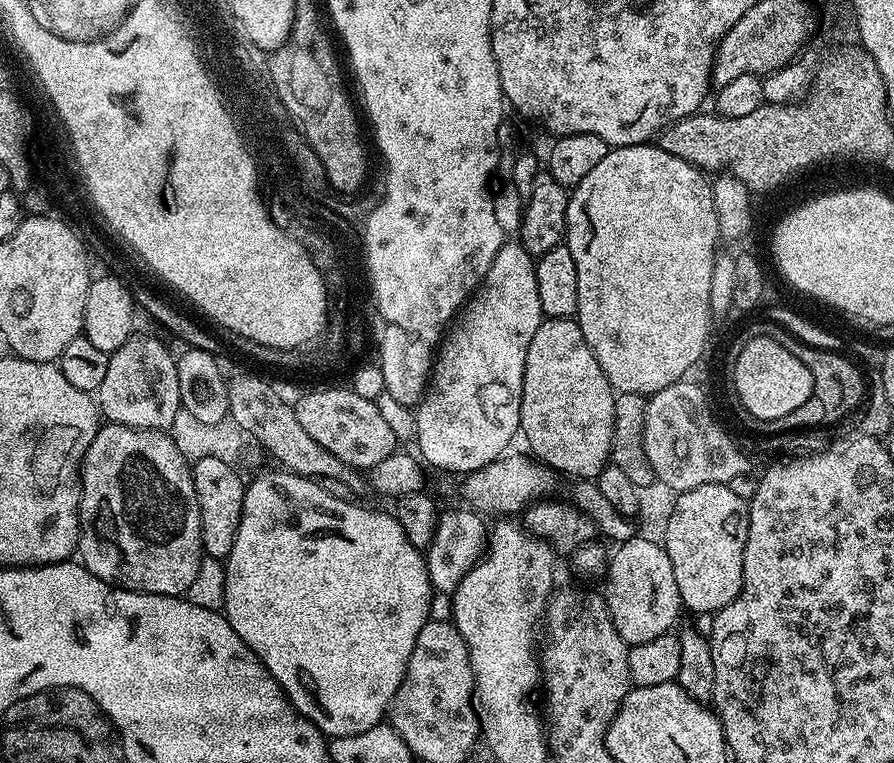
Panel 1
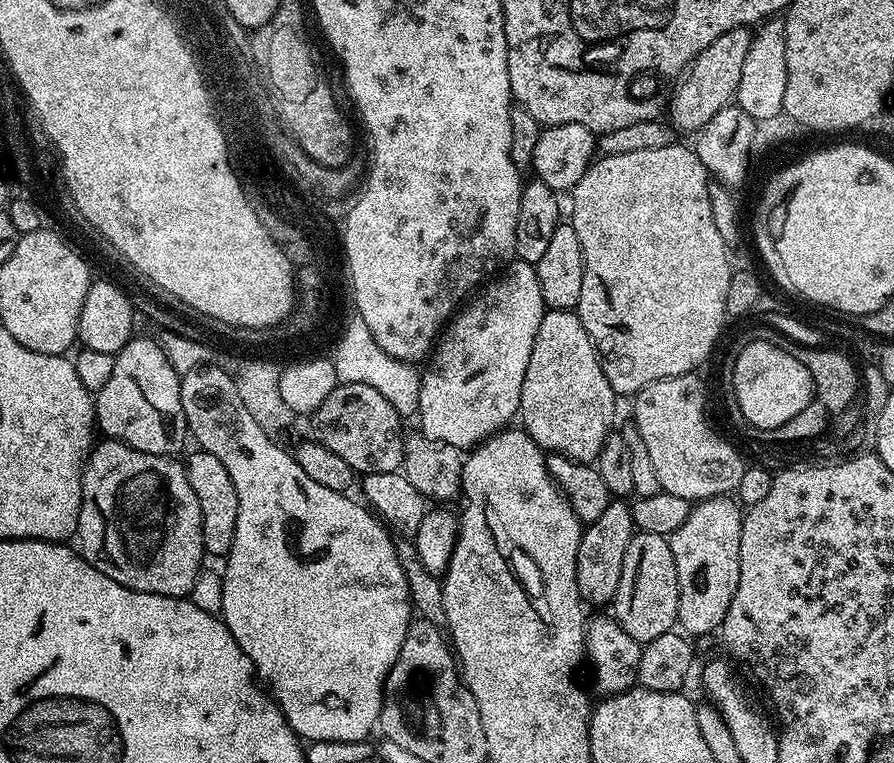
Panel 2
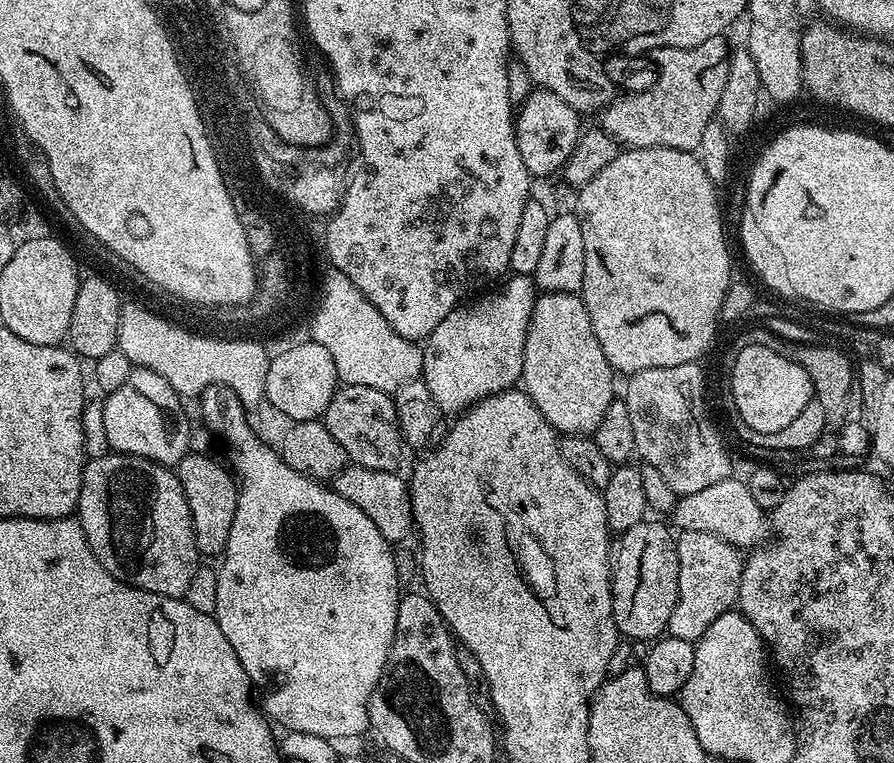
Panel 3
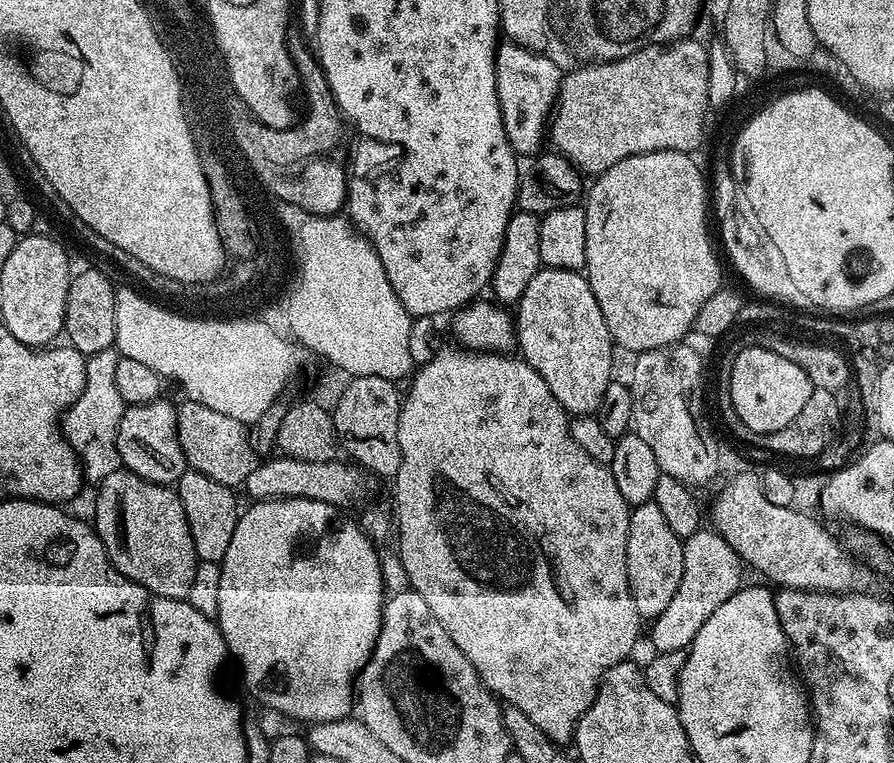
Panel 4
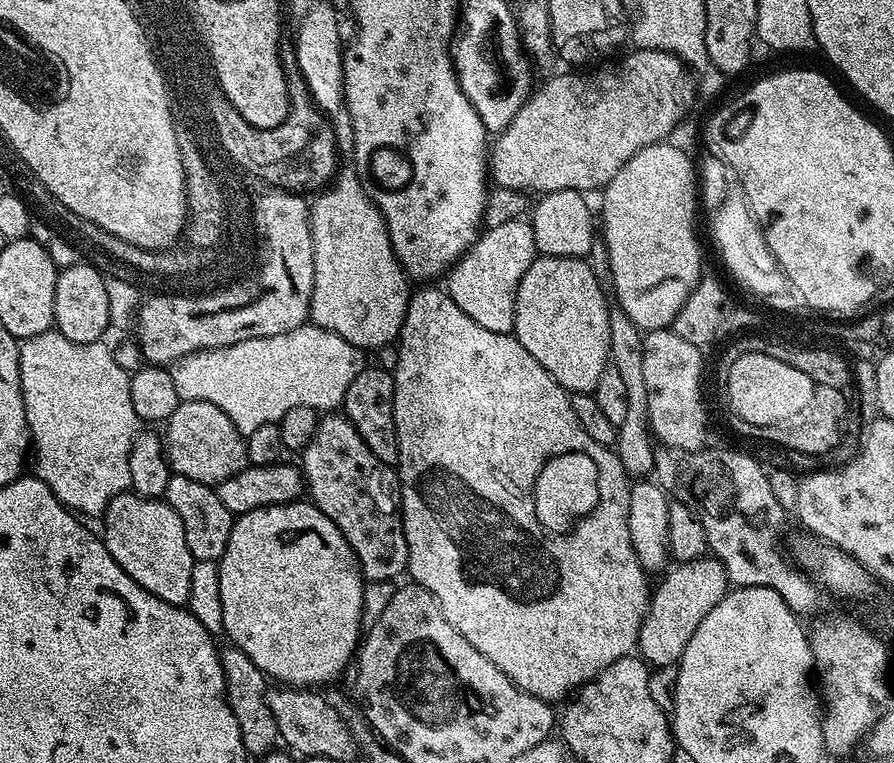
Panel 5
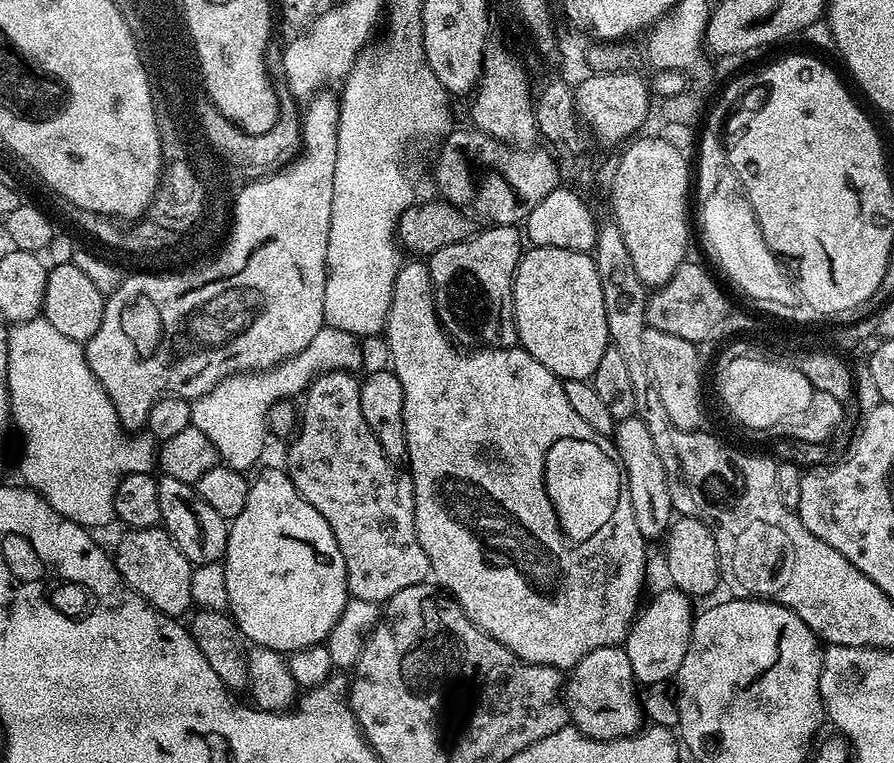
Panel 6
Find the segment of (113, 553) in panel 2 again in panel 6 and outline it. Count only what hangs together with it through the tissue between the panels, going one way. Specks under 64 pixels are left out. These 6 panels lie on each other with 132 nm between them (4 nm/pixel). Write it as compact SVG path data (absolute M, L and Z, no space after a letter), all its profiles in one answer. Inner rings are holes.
M160 526L134 528L123 534L125 536L121 538L116 552L114 551L114 559L116 569L122 574L124 581L162 614L183 617L183 612L193 607L190 574L194 566L188 561L186 554L178 550L178 546Z

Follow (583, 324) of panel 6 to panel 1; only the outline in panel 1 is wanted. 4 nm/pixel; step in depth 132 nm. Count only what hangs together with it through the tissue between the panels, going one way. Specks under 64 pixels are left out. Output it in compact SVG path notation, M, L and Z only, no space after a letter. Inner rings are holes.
M545 318L538 326L538 334L534 334L534 342L530 342L530 350L526 350L526 370L522 382L522 406L520 407L520 432L528 439L531 455L535 459L545 463L557 473L565 472L568 476L577 476L575 479L580 482L592 482L609 463L612 454L612 439L614 438L614 406L616 405L617 393L612 391L606 374L602 374L602 366L598 366L598 358L590 350L586 338L582 334L579 324L575 319L553 320Z

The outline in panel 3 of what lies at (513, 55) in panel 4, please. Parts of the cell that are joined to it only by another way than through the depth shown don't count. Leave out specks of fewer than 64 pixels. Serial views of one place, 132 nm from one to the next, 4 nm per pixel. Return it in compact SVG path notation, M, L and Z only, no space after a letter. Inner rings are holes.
M533 90L523 104L519 105L514 116L516 125L516 141L518 154L522 154L522 162L526 166L529 177L552 176L566 166L570 154L574 154L574 146L578 146L578 138L582 131L581 113L576 112L558 94Z

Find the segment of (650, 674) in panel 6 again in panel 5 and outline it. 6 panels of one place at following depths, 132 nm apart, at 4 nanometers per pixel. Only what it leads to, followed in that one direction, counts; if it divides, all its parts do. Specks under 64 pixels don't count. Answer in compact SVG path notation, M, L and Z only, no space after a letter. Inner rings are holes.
M711 554L701 556L698 560L677 563L675 567L663 577L665 580L657 588L655 585L640 631L639 655L653 669L679 665L686 642L690 642L694 630L698 630L702 618L706 618L706 614L710 614L710 610L714 610L714 606L718 606L718 602L722 602L722 598L730 591L722 562Z

